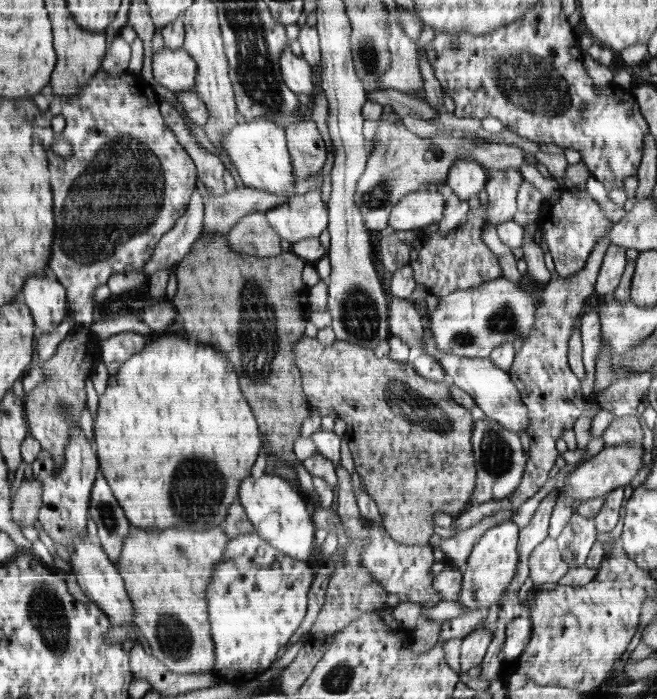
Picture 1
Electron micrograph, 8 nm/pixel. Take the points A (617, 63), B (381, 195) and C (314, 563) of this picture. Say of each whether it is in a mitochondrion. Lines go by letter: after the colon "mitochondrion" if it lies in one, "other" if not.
A: other
B: mitochondrion
C: other

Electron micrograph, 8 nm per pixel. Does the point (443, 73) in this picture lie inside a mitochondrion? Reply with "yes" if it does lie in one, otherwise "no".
no

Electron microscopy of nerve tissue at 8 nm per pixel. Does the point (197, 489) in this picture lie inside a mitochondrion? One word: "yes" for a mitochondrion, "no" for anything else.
yes

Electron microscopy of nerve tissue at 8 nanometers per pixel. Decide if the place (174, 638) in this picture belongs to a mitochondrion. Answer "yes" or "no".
yes

